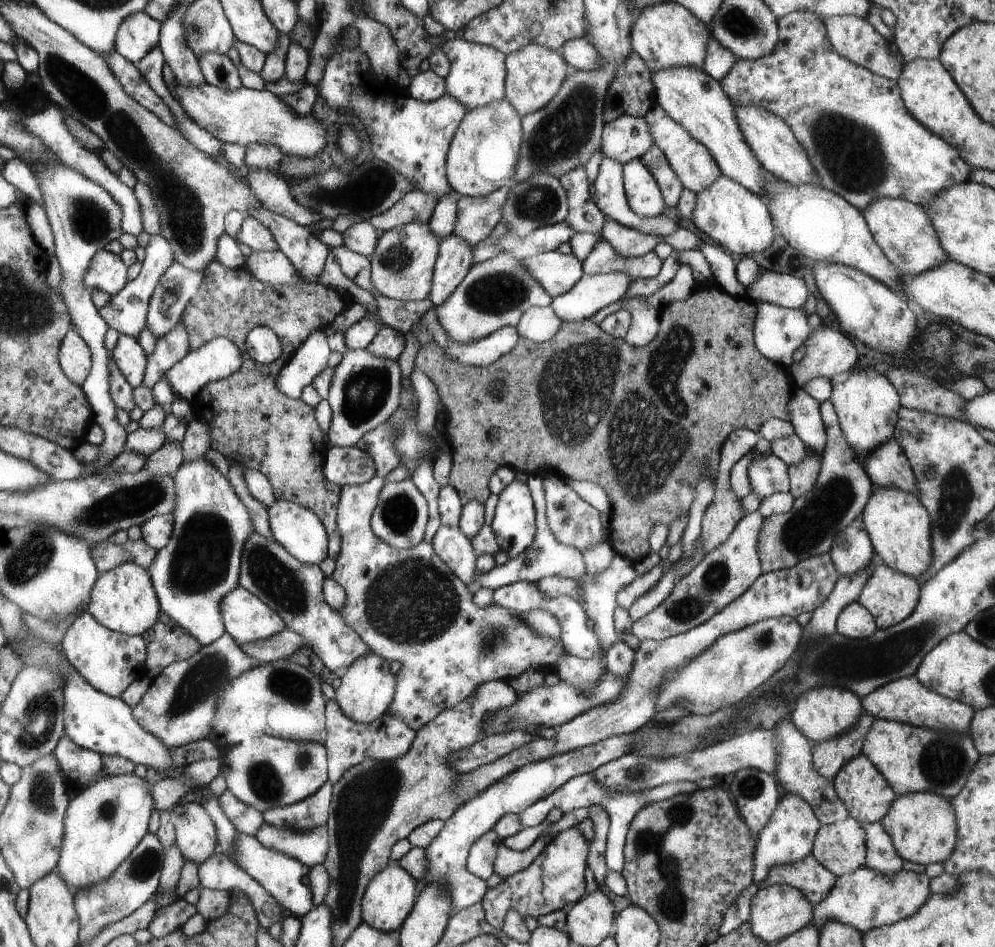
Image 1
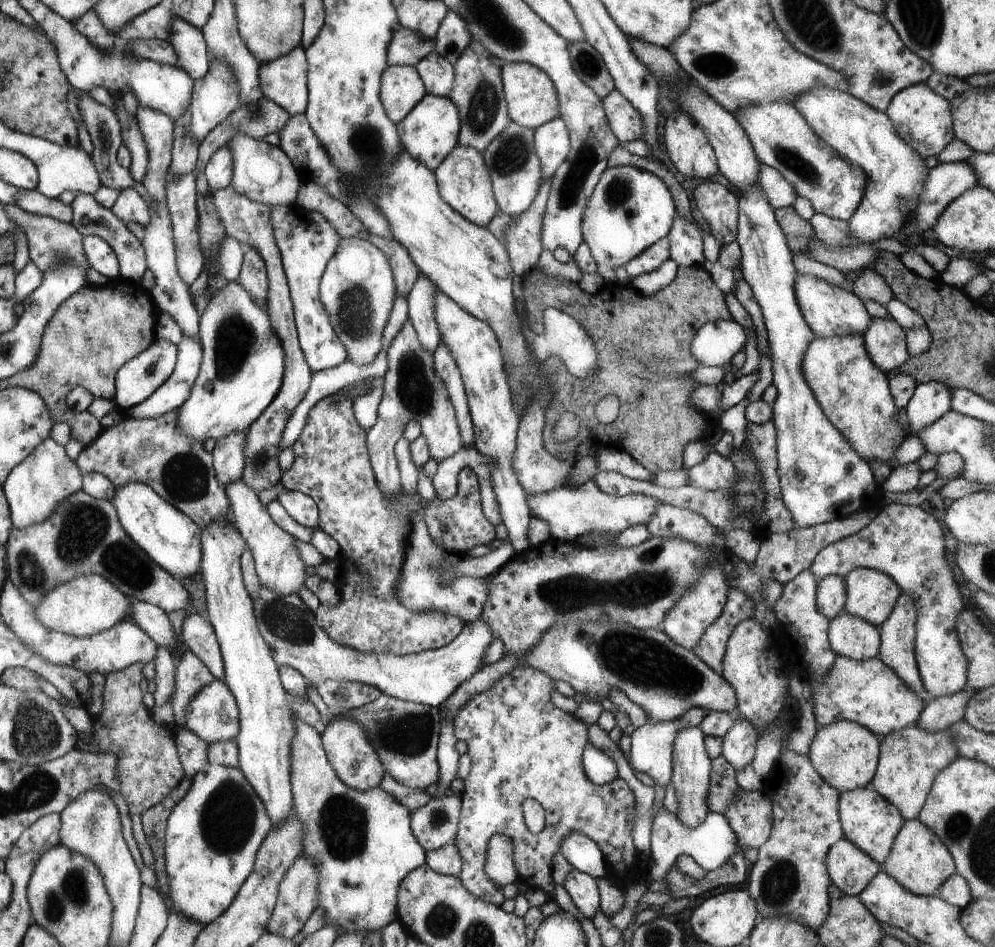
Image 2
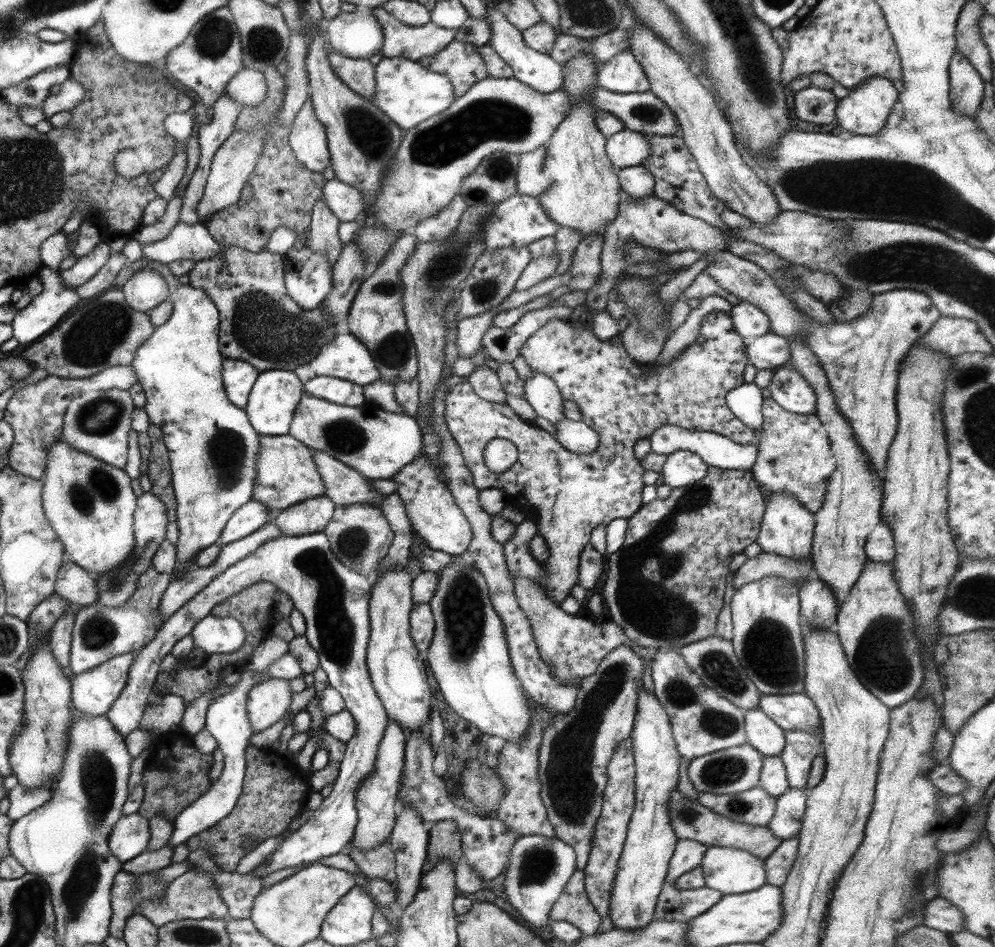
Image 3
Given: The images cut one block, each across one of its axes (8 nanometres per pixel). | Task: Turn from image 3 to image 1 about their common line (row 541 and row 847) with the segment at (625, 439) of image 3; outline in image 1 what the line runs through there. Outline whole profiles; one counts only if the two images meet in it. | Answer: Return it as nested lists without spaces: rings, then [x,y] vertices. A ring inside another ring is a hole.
[[[577,826],[567,828],[559,834],[555,834],[547,846],[539,852],[539,856],[521,872],[505,878],[495,888],[487,890],[483,900],[479,902],[485,910],[485,920],[501,930],[505,914],[509,910],[519,912],[519,916],[533,916],[535,920],[539,916],[557,912],[565,906],[575,906],[587,892],[585,886],[585,870],[587,870],[587,854],[589,854],[591,842],[581,834]]]

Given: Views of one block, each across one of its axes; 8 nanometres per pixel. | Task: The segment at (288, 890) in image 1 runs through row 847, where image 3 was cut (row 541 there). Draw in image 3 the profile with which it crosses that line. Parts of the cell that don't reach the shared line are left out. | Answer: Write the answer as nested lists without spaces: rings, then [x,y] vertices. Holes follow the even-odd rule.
[[[271,522],[271,524],[261,526],[261,530],[257,530],[255,534],[249,534],[247,538],[241,538],[239,542],[221,546],[221,554],[219,554],[217,562],[213,562],[207,568],[193,568],[193,572],[187,574],[187,576],[183,576],[181,580],[171,580],[171,584],[165,588],[165,594],[161,596],[161,602],[157,606],[157,616],[165,622],[189,598],[193,598],[199,590],[203,590],[217,574],[225,572],[231,564],[235,564],[237,560],[245,558],[257,546],[261,546],[263,542],[267,542],[267,540],[271,540],[275,536],[281,536],[281,532]]]

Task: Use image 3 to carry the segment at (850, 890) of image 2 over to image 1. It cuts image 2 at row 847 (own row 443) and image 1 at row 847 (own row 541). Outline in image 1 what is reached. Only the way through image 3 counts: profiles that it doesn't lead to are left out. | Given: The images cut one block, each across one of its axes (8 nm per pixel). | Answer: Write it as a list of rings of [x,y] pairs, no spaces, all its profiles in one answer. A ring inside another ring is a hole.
[[[849,816],[843,822],[821,826],[813,840],[813,858],[837,878],[855,872],[865,864],[867,834]]]

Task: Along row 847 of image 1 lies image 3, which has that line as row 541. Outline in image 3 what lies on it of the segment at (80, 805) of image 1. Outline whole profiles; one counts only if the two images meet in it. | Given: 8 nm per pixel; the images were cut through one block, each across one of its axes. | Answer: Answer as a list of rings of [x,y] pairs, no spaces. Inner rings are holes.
[[[61,438],[49,450],[49,470],[43,478],[43,510],[59,540],[65,546],[65,558],[85,568],[93,576],[113,576],[115,570],[127,566],[135,550],[133,514],[137,496],[131,492],[129,476],[125,470],[105,466],[73,450]]]

